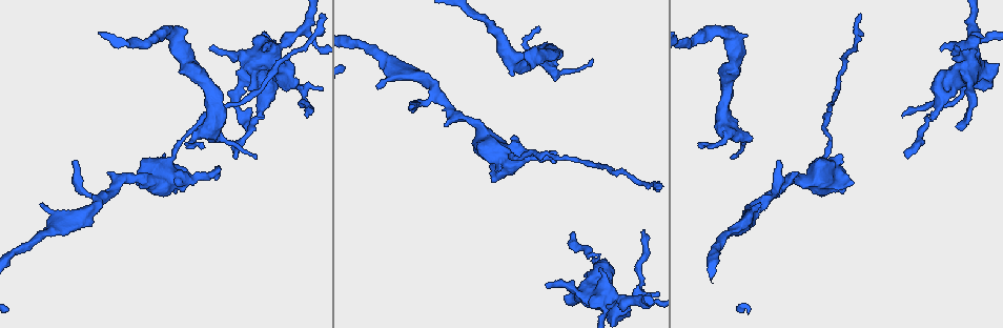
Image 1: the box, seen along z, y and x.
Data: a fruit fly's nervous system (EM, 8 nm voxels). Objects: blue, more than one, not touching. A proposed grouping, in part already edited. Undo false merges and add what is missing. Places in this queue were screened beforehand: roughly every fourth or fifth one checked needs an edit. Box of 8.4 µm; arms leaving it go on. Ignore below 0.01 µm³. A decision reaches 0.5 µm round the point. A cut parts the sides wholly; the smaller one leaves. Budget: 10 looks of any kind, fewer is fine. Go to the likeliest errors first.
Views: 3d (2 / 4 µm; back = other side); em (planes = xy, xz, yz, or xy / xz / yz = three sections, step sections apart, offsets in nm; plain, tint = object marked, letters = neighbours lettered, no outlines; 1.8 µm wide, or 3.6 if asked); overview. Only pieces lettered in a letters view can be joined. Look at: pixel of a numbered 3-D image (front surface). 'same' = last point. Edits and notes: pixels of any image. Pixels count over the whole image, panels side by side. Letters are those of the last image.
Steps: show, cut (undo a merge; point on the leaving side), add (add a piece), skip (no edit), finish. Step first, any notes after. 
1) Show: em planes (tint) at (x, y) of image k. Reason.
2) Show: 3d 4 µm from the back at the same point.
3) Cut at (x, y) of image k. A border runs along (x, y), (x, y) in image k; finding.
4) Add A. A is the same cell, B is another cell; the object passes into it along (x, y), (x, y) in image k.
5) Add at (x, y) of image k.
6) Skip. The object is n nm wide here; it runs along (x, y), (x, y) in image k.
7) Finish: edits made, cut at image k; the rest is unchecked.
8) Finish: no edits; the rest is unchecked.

Show: 3d 4 µm at (503, 156) of image 1. Calibre changes.

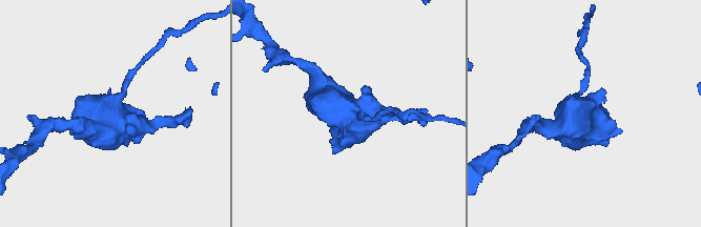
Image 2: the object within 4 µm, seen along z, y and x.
Show: em xy step 4 (tint) at (347, 112) of image 2.

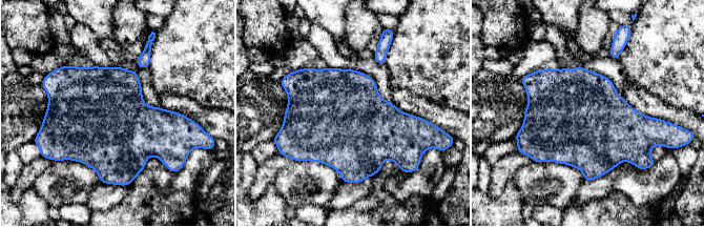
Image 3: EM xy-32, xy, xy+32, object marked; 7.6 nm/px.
Show: em planes (letters) at the same point. Another direction.

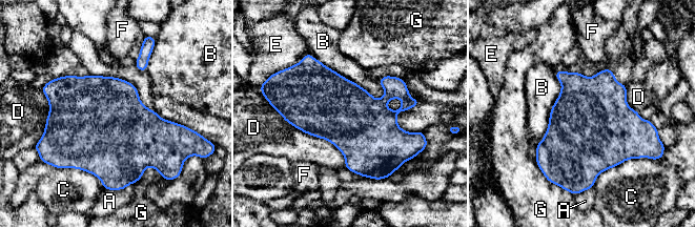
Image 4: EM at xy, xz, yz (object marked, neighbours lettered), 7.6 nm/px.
Skip. The object is 500 nm wide here; A, B, C, D, E, F and G are other cells; a border runs along (317, 59), (374, 98), (384, 95) in image 4; one neuron here.

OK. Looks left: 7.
Show: 3d 2 µm at (412, 109) of image 1. Free end.

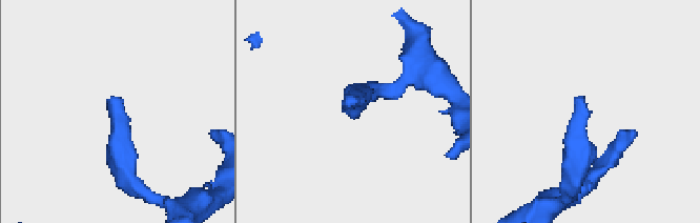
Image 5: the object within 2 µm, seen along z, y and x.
Show: em yz step 16 (letters) at (348, 105) of image 5.

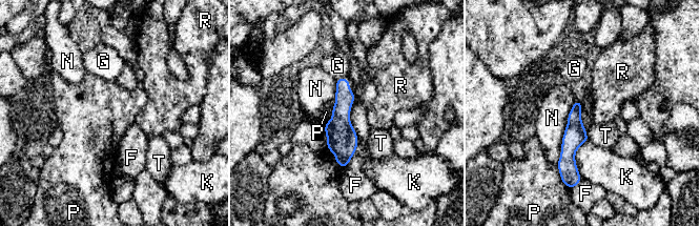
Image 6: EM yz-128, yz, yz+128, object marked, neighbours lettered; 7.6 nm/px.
Skip. F, G, K, N, P, R and T are other cells; a border runs along (335, 95), (332, 117), (325, 125) in image 6; none of them fits.

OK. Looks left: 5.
Show: em planes (letters) at (235, 156) of image 1. End of a long branch.

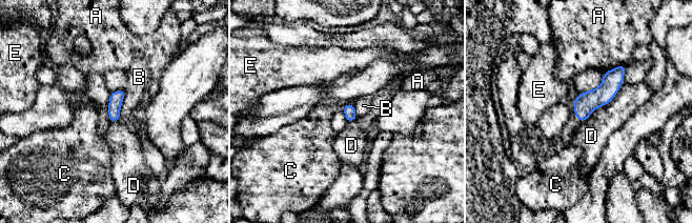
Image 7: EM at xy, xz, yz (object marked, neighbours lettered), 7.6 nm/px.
Skip. A, B, C, D and E are other cells; a border runs along (624, 83), (608, 103), (596, 109) in image 7; no lettered piece goes on from it.

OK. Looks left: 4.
Show: em planes (plain) at (954, 45) of image 1. Tapers out.

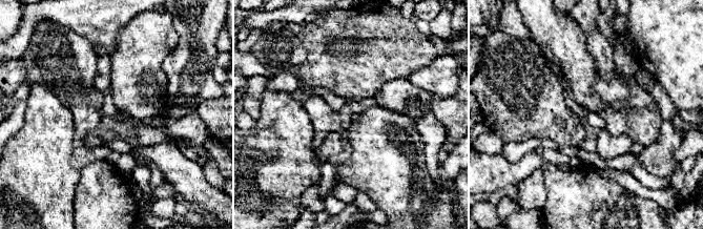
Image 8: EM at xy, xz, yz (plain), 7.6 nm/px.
Show: em planes (letters) at the same point.

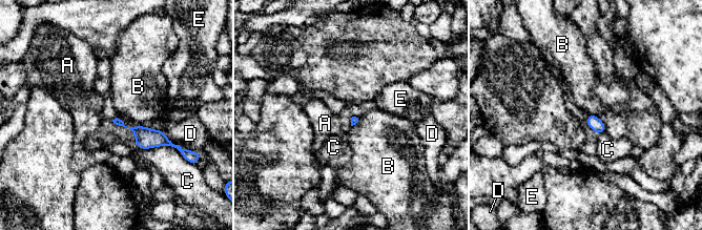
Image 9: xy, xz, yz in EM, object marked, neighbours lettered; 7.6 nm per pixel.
Skip. A, B, C, D and E are other cells; a border runs along (595, 114), (603, 123), (605, 131) in image 9; no lettered piece goes on from it.

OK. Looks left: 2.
Finish: no edits; the rest is unchecked.

